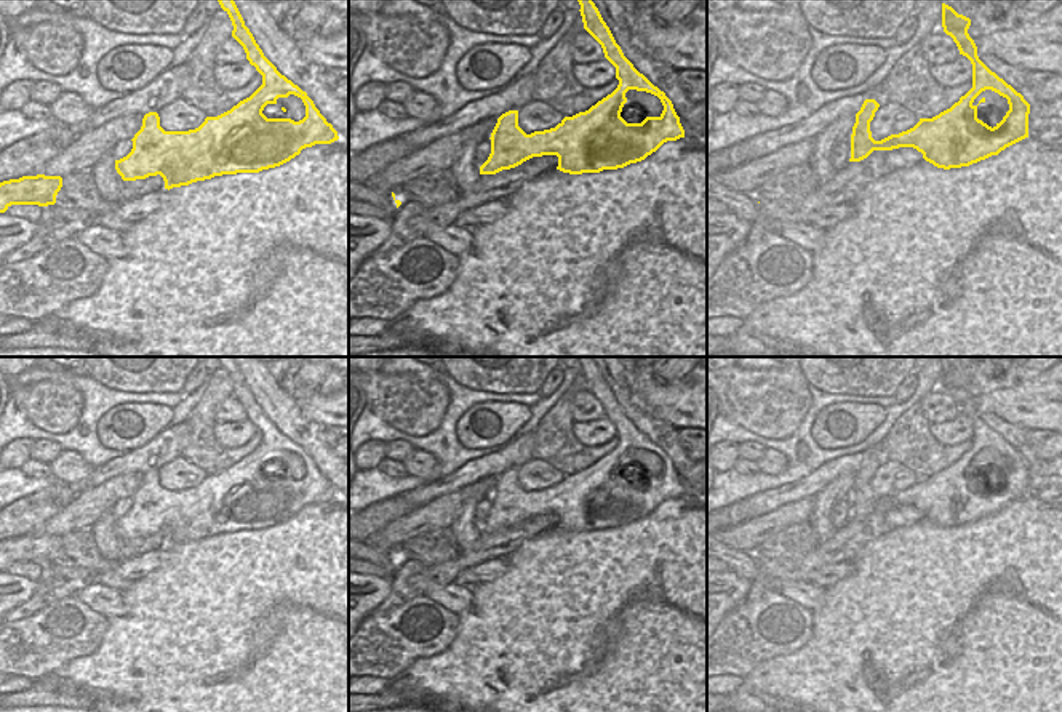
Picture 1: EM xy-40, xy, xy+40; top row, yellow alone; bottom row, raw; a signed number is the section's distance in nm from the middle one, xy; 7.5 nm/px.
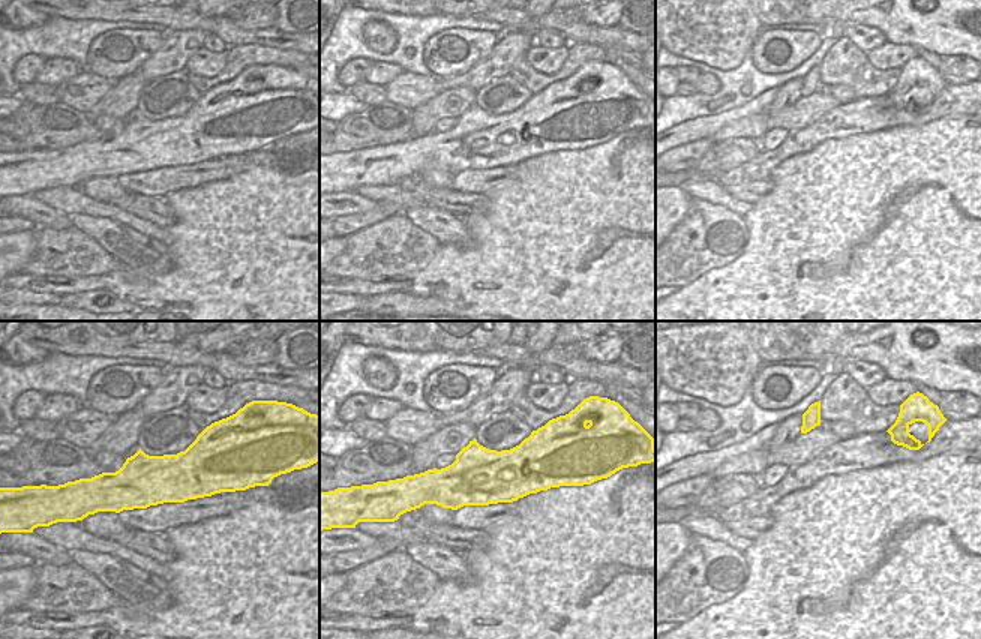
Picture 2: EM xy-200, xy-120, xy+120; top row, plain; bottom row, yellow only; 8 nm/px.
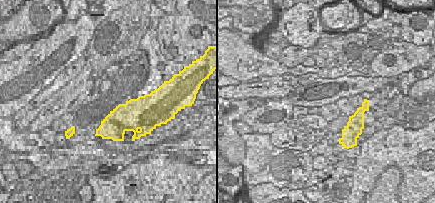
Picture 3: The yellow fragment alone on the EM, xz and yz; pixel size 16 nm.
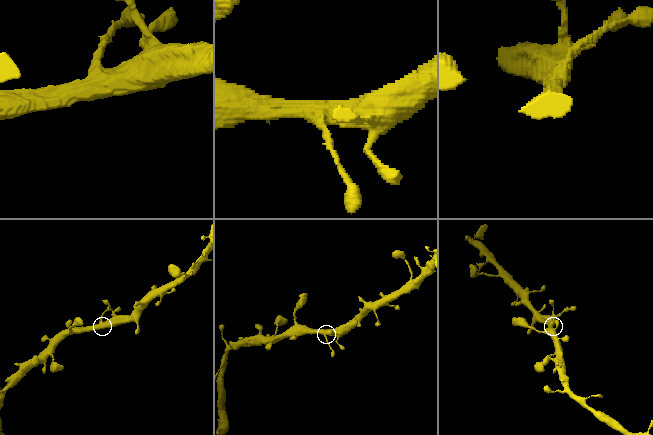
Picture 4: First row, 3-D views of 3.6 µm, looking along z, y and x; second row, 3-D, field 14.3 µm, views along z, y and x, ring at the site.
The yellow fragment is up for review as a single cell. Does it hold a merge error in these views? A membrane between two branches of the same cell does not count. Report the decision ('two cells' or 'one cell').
one cell

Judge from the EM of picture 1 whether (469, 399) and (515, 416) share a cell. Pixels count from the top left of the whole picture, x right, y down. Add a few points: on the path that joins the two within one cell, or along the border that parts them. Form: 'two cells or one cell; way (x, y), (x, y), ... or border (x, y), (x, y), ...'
two cells; border (517, 402), (477, 402), (461, 416), (455, 431)

